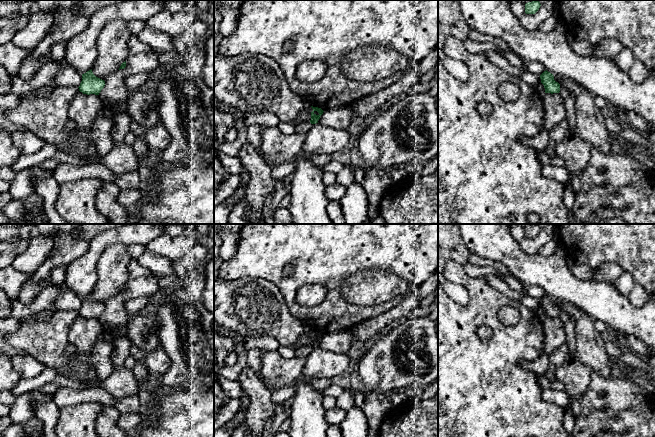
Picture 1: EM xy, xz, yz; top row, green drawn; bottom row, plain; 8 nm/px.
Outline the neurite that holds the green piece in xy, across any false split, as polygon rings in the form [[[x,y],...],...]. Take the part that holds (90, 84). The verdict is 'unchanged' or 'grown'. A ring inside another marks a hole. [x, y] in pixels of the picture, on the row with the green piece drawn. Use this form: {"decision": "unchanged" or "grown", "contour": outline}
{"decision": "unchanged", "contour": [[[91,69],[86,73],[82,74],[82,81],[78,88],[79,91],[82,92],[83,94],[99,95],[104,86],[105,86],[105,81],[96,77]]]}

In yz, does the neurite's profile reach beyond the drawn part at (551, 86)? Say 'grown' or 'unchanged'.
unchanged

